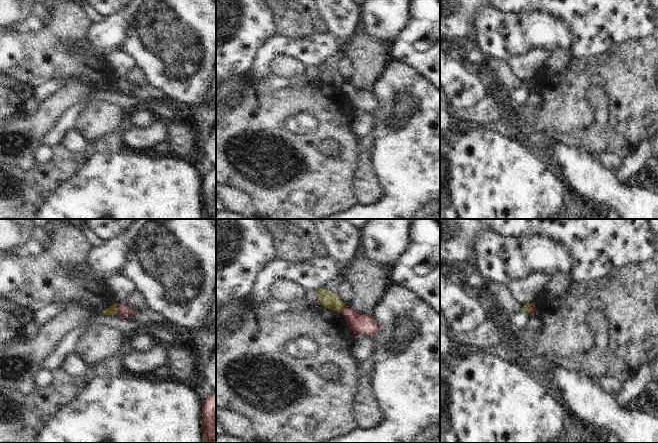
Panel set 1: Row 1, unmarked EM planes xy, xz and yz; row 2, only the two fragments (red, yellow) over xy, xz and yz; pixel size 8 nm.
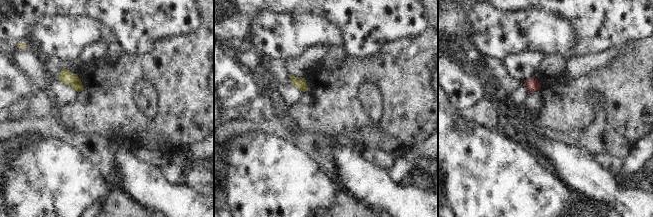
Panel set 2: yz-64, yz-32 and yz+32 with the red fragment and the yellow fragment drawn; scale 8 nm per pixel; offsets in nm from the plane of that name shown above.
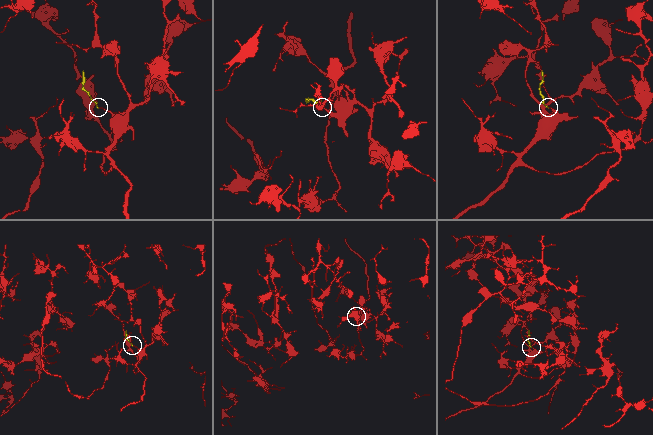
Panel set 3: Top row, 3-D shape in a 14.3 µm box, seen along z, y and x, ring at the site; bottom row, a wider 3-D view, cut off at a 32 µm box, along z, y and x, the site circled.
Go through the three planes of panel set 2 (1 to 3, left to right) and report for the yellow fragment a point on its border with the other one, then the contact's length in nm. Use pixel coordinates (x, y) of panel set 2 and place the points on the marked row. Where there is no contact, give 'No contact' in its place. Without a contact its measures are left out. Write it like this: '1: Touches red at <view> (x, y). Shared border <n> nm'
1: No contact
2: No contact
3: No contact

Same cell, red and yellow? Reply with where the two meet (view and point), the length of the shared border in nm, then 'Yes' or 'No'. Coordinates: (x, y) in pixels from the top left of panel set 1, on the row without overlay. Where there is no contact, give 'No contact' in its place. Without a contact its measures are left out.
Touches red at xy (118, 85). Shared border 80 nm. No

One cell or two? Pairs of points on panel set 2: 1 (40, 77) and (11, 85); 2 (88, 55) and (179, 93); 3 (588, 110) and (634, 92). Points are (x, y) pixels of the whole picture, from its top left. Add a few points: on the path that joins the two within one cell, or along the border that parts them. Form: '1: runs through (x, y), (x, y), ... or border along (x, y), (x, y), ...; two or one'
1: border along (26, 74), (31, 85), (36, 90); two
2: border along (102, 57), (85, 63), (77, 72); two
3: runs through (599, 105), (609, 104), (614, 100), (623, 100); one

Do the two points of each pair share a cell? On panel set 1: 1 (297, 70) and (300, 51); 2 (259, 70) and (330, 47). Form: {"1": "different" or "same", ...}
{"1": "different", "2": "same"}

